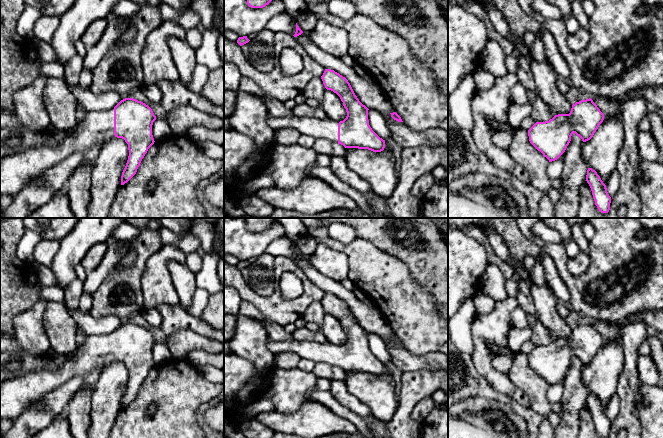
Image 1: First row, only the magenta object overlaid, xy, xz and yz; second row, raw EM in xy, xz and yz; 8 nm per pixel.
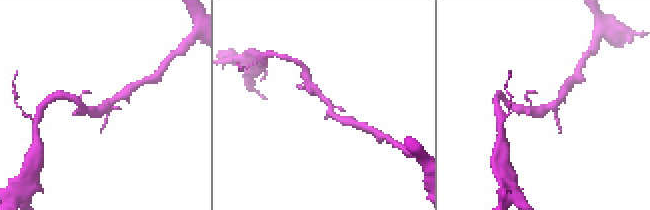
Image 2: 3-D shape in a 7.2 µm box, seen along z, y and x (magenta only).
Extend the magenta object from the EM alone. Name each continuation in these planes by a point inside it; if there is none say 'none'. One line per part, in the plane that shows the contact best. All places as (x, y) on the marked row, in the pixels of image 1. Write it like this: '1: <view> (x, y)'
1: xy (16, 171)

